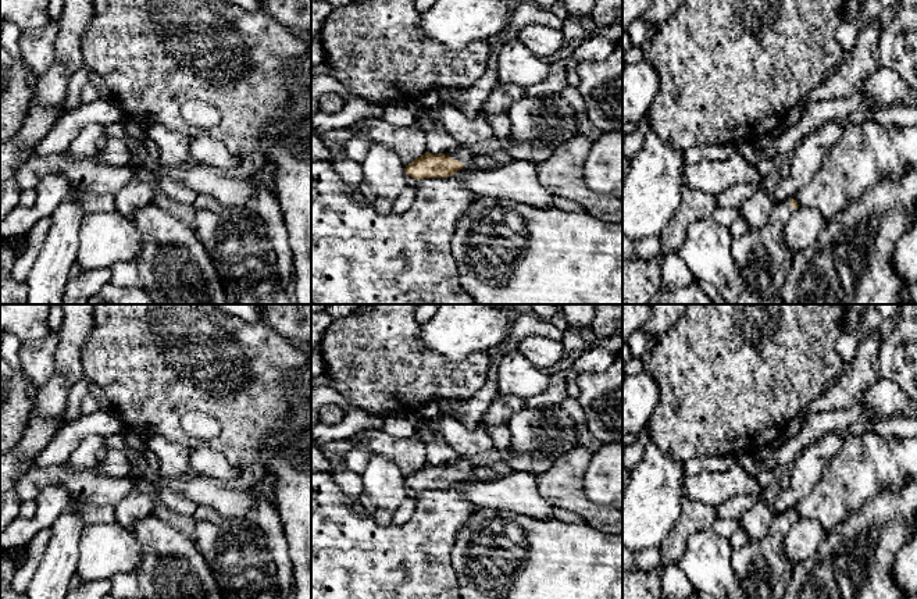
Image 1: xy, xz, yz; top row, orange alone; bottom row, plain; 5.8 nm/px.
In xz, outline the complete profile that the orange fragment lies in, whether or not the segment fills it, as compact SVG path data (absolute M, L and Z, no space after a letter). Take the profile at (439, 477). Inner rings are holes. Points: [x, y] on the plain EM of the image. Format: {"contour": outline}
{"contour": "M460 456L447 466L425 464L417 468L404 482L414 491L447 489L460 482L465 475L471 475L474 464L467 456Z"}

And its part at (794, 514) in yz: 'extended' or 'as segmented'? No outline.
extended

